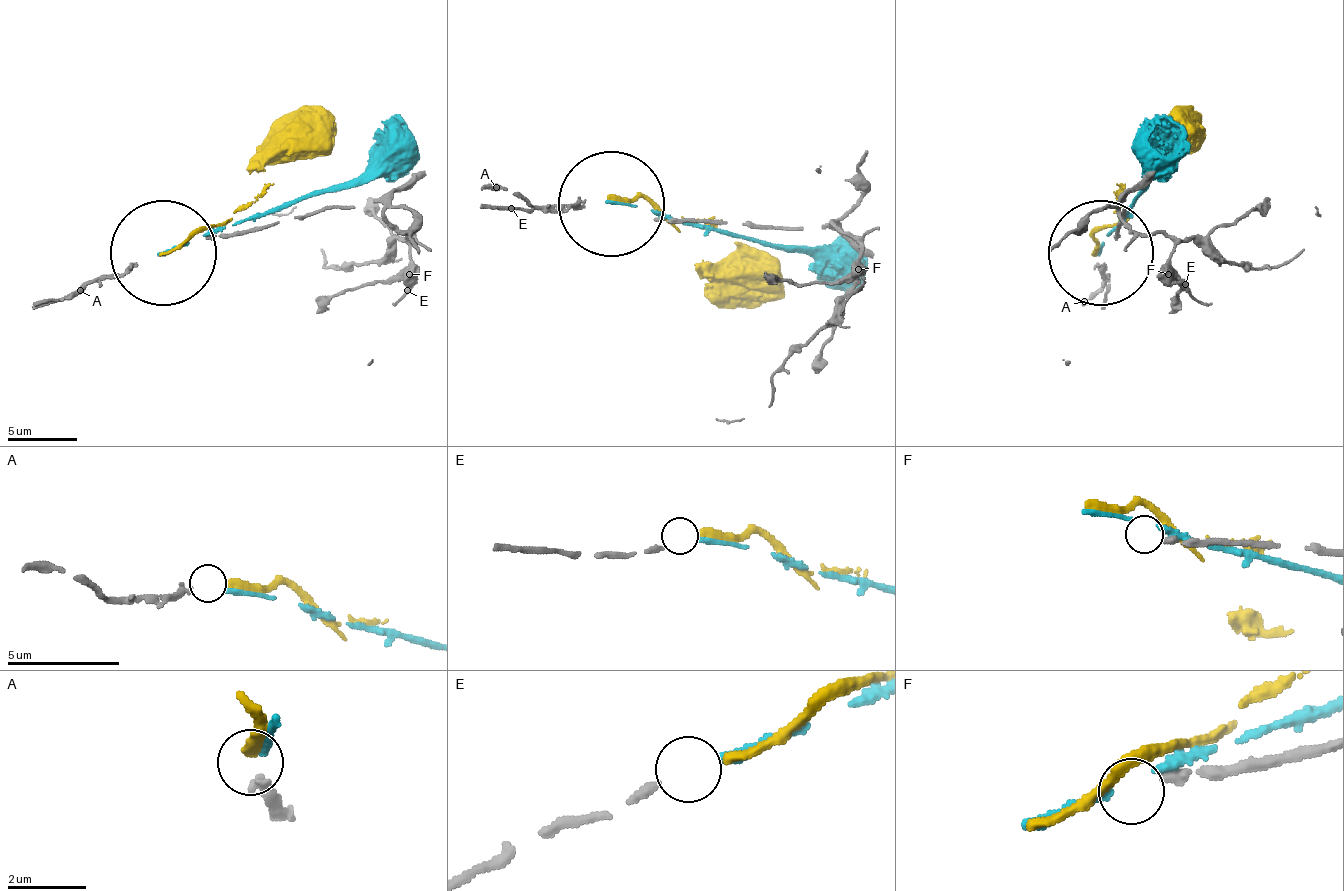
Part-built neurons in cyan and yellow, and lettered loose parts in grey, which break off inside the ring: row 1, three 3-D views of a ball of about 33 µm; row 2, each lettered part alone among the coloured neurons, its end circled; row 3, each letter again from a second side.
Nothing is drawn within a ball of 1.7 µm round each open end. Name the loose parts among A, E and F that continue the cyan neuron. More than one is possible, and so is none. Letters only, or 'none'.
E

